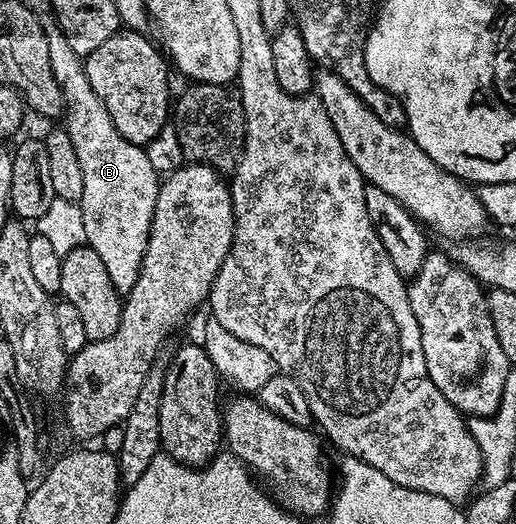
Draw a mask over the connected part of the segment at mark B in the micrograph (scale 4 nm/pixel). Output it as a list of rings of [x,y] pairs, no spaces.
[[[48,25],[46,31],[53,76],[63,89],[65,129],[69,140],[73,140],[73,148],[77,148],[81,172],[85,176],[85,189],[77,203],[85,224],[85,242],[101,256],[109,280],[113,280],[113,288],[117,288],[120,296],[125,296],[133,284],[137,284],[141,272],[161,174],[149,164],[144,147],[125,140],[125,136],[117,132],[113,116],[109,116],[101,96],[97,96],[93,84],[89,84],[84,59],[69,48],[69,40],[65,40],[58,26]]]

